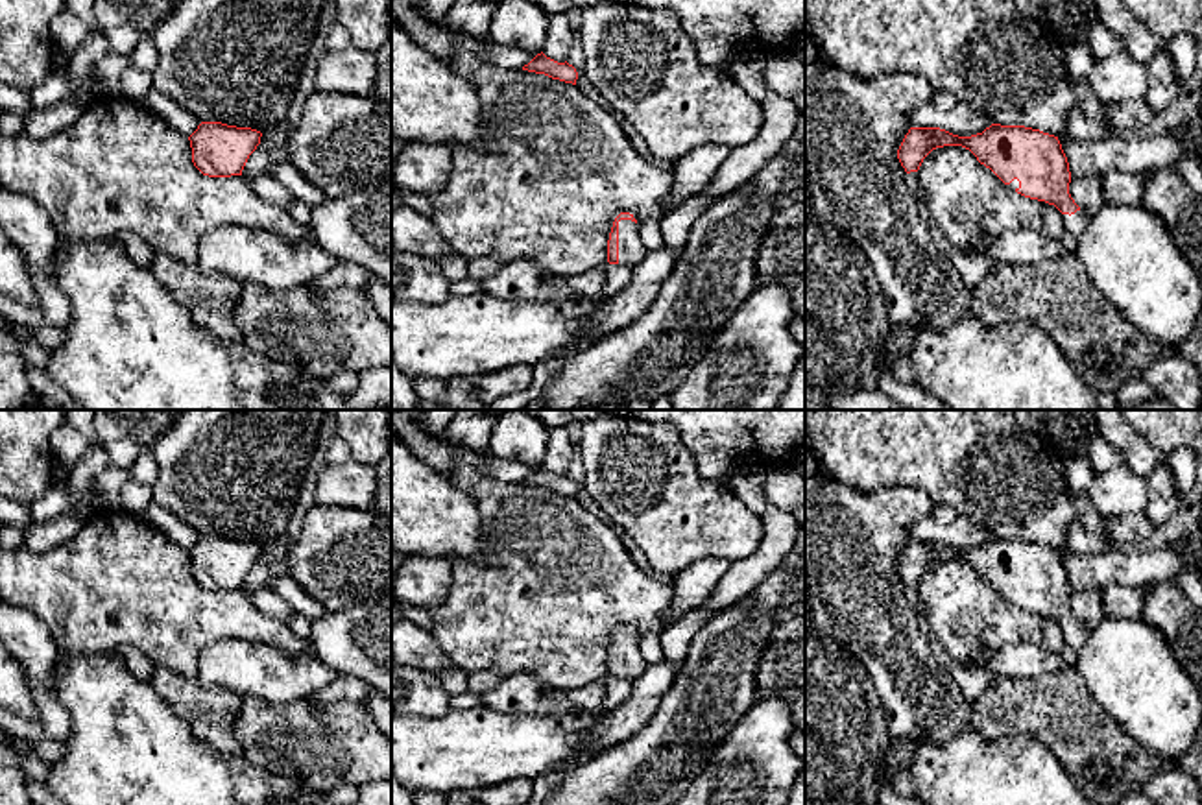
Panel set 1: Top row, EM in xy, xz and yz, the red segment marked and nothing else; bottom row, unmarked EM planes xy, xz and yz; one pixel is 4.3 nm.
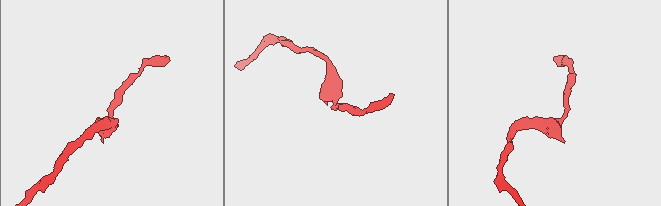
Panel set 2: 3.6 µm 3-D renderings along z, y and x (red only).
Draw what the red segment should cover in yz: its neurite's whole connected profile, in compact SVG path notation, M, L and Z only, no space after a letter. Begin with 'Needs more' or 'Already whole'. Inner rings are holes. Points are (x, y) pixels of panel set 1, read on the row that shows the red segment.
Needs more. M992 124L982 133L958 137L940 127L910 127L897 159L907 174L918 172L936 148L962 146L1017 194L1054 205L1065 233L1080 236L1089 216L1069 194L1071 172L1058 137L1025 126Z

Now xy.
Already whole. M201 122L188 137L194 166L209 177L242 175L249 155L260 144L262 133L222 122Z

